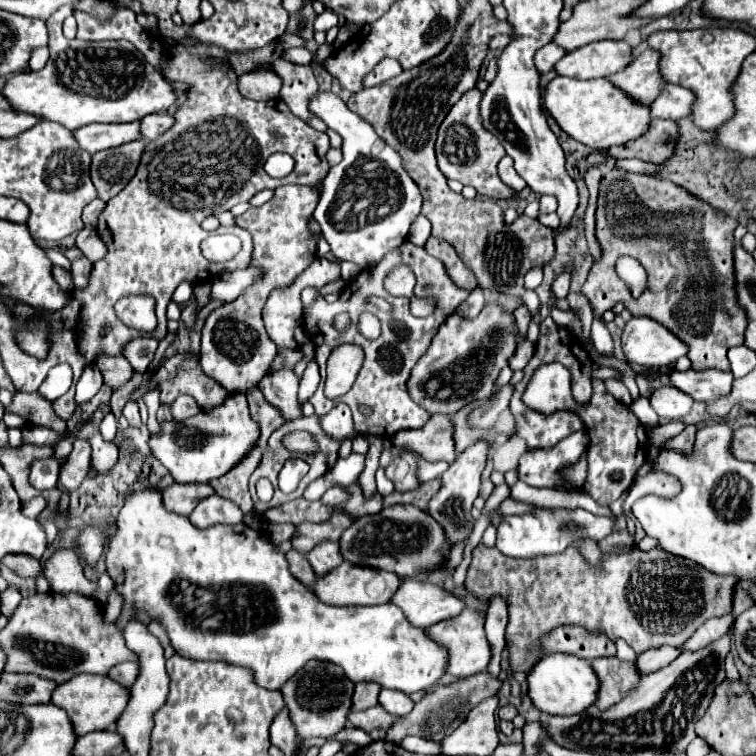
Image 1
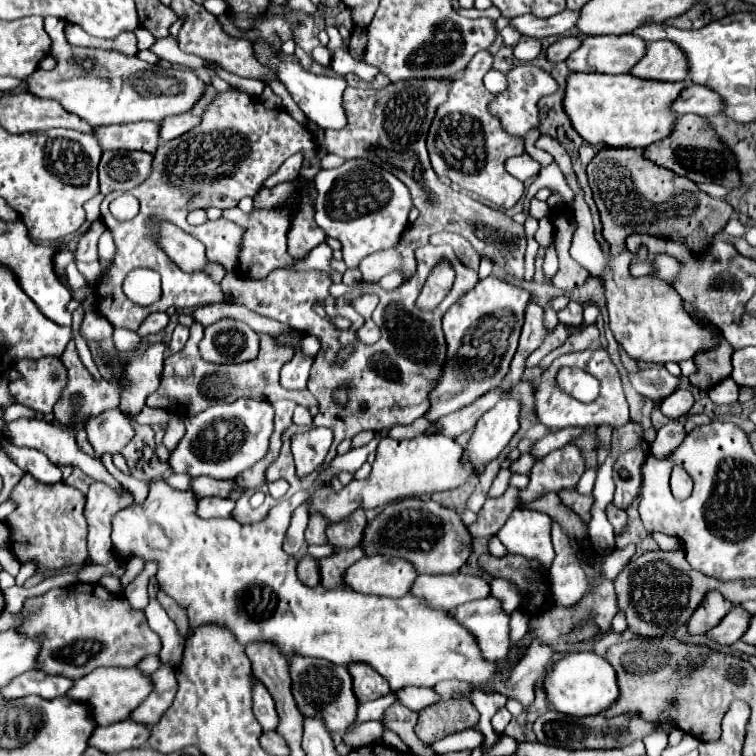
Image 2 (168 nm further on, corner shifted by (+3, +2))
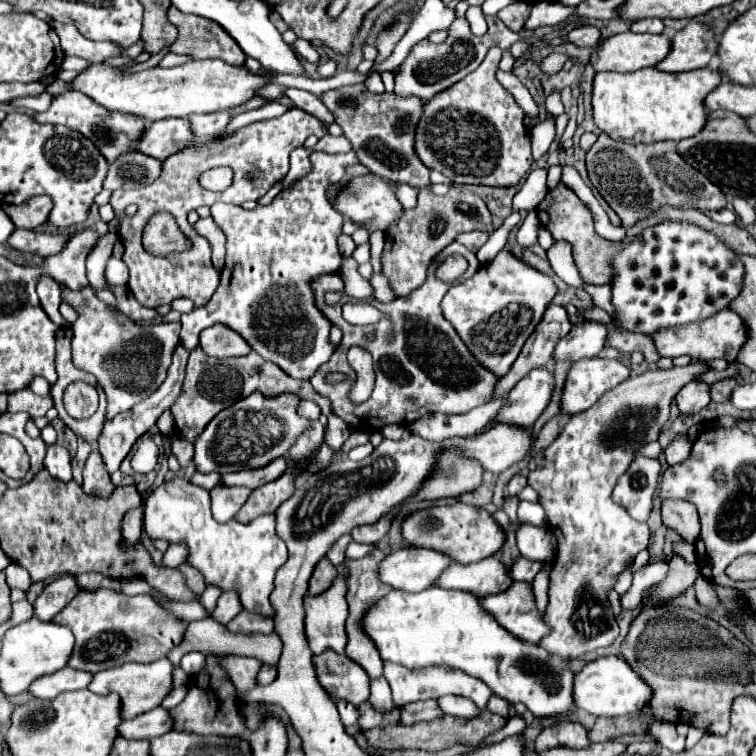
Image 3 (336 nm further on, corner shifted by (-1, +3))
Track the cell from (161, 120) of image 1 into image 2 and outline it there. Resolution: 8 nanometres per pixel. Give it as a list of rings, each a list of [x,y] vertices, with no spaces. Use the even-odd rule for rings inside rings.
[[[180,113],[180,115],[172,115],[168,119],[160,121],[160,143],[170,141],[174,137],[180,137],[182,133],[190,131],[200,119],[190,115],[190,113]]]

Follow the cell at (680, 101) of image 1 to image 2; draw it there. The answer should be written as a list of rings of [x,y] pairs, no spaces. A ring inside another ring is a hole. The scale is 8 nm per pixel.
[[[688,85],[684,91],[680,91],[678,99],[672,101],[672,113],[684,115],[684,113],[696,113],[702,117],[712,117],[722,111],[722,99],[714,91],[702,85]]]

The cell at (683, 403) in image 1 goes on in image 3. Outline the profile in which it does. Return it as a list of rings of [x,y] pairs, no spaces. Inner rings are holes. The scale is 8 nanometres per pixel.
[[[690,382],[676,394],[676,402],[682,414],[696,414],[710,404],[710,384]]]

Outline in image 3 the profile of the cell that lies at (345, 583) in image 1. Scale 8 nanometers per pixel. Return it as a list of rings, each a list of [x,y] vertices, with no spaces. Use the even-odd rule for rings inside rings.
[[[408,546],[384,558],[380,564],[380,580],[396,590],[422,592],[436,586],[440,574],[450,564],[452,560],[438,550]]]

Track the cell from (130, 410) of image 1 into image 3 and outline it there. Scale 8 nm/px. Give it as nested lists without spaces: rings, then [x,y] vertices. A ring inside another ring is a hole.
[[[86,286],[82,290],[62,288],[62,302],[72,306],[78,314],[72,324],[72,362],[76,368],[96,376],[104,388],[108,406],[106,420],[116,414],[130,410],[150,394],[154,394],[166,378],[174,348],[178,346],[180,324],[136,324],[122,312],[112,312],[104,302],[98,300],[96,292]]]

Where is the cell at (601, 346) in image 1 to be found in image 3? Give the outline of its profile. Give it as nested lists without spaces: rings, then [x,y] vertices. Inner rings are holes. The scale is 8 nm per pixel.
[[[646,456],[636,458],[628,472],[618,480],[614,502],[622,504],[634,520],[646,522],[652,512],[652,498],[658,488],[660,472],[662,466],[658,460]]]

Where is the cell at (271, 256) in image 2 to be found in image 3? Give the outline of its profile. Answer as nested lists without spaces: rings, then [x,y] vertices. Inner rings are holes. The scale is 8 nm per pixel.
[[[350,150],[346,154],[316,152],[310,160],[312,172],[290,190],[280,192],[268,206],[256,206],[254,210],[244,210],[242,206],[224,202],[210,206],[214,222],[226,234],[226,264],[220,272],[220,286],[210,302],[202,308],[194,308],[188,314],[182,314],[180,342],[186,346],[186,350],[194,350],[194,346],[198,346],[198,334],[204,328],[212,324],[224,324],[234,332],[240,332],[254,352],[258,352],[264,360],[278,364],[292,378],[310,380],[318,366],[328,362],[328,358],[334,354],[336,346],[328,338],[332,322],[328,322],[328,318],[324,318],[324,314],[320,314],[316,308],[310,284],[312,278],[318,278],[320,274],[340,270],[342,256],[338,252],[336,238],[342,234],[344,218],[328,204],[326,188],[344,178],[346,168],[358,164],[358,158],[356,152]]]

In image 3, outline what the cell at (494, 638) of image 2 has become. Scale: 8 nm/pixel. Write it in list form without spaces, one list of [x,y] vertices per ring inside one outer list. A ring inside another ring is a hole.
[[[514,582],[506,592],[486,596],[482,606],[492,612],[508,632],[524,642],[538,644],[550,634],[544,612],[536,608],[532,584],[528,582]]]

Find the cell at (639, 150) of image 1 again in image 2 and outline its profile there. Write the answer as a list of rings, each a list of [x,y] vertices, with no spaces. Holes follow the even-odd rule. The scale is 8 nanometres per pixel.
[[[682,115],[676,119],[676,127],[672,135],[656,141],[644,149],[644,157],[652,163],[674,171],[676,175],[688,177],[692,181],[712,181],[724,185],[726,189],[734,189],[740,185],[740,175],[736,169],[736,157],[732,151],[720,143],[716,133],[708,127],[708,119],[698,115]]]

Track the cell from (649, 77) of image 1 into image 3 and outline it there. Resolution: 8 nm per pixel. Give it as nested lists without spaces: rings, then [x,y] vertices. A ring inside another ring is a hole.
[[[690,22],[672,38],[672,50],[668,58],[656,64],[662,72],[686,72],[708,66],[710,58],[718,52],[718,38],[712,36],[712,28],[702,22]]]

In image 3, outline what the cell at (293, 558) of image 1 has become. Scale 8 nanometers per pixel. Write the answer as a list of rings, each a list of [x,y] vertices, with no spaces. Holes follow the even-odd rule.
[[[322,558],[322,560],[318,562],[318,566],[316,566],[312,578],[310,578],[308,594],[316,596],[316,594],[328,590],[330,584],[332,584],[332,580],[334,580],[336,576],[338,576],[338,568],[336,568],[328,558]]]

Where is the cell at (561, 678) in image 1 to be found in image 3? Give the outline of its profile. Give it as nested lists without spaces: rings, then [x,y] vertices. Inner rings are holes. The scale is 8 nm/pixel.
[[[600,656],[584,666],[574,678],[574,704],[594,716],[626,716],[642,710],[652,698],[650,686],[628,666],[622,656]]]

